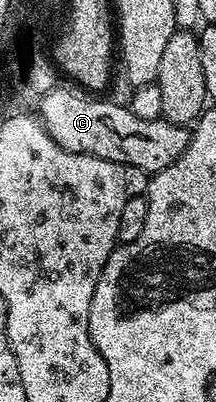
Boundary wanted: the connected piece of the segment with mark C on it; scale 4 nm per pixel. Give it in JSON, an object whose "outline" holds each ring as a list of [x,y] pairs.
{"outline":[[[55,85],[51,91],[44,93],[37,100],[37,118],[41,119],[42,126],[50,134],[52,141],[56,141],[56,145],[60,145],[72,153],[95,155],[104,161],[112,161],[113,163],[127,163],[147,173],[153,173],[172,165],[172,161],[176,161],[180,157],[180,153],[184,153],[190,140],[190,131],[183,124],[170,123],[163,118],[140,121],[140,117],[136,117],[136,113],[132,113],[129,106],[122,104],[121,107],[118,103],[109,103],[108,100],[102,99],[106,97],[99,97],[84,87],[62,86]]]}

